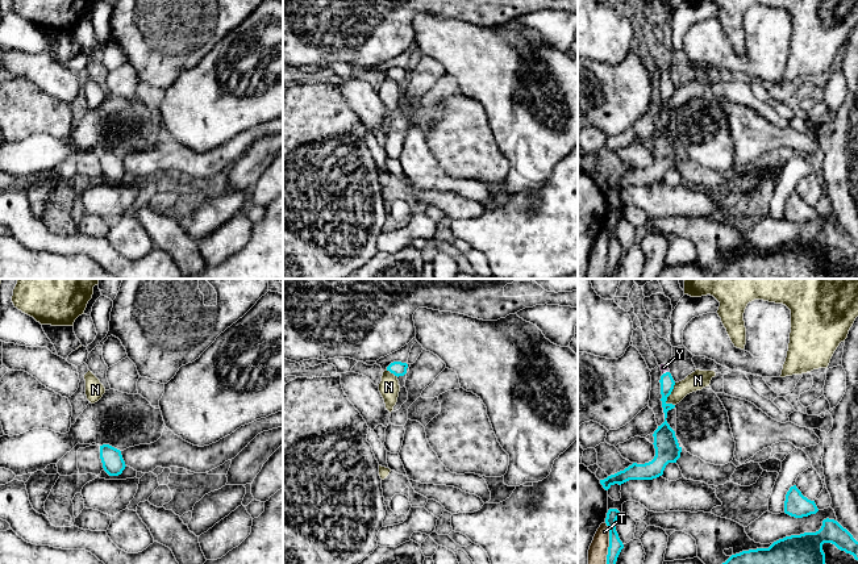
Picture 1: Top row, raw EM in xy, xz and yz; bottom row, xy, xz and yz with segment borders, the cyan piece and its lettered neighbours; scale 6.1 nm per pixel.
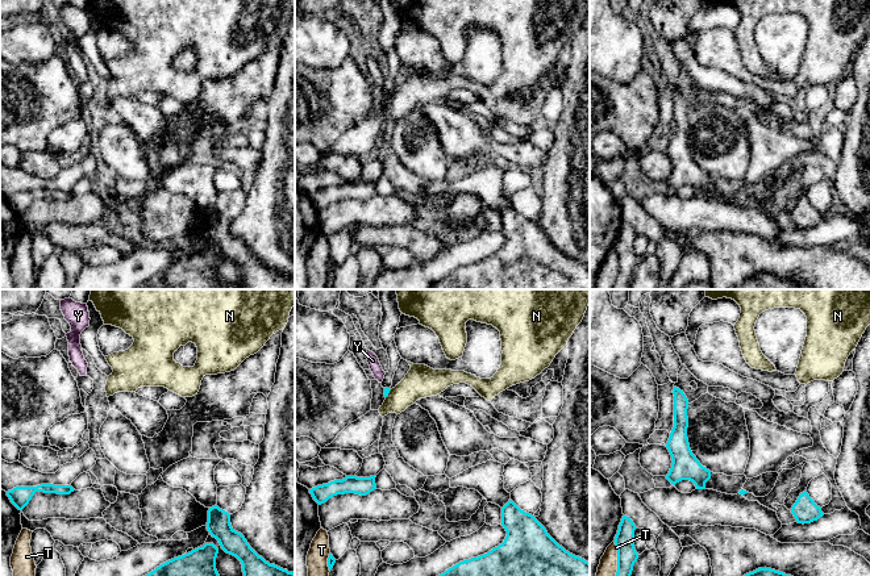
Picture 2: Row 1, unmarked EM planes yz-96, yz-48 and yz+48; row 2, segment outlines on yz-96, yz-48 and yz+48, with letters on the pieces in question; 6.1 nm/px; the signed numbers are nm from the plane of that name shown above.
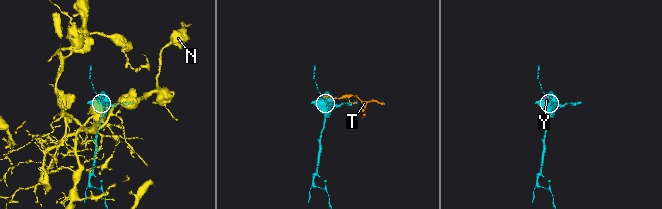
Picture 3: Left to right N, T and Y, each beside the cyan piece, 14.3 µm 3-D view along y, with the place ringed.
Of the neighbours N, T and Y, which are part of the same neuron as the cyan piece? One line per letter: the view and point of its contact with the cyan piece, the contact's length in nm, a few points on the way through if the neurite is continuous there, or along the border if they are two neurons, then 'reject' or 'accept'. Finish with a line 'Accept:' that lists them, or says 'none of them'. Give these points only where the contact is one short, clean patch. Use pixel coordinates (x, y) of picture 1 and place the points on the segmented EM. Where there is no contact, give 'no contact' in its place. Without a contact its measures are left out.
N: contact yz (670, 393); length 150 nm; border yz (675, 383), (666, 404); reject
T: contact yz (609, 543); length 260 nm; border yz (604, 522), (608, 529), (607, 563); reject
Y: contact yz (666, 372); length 50 nm; way yz (667, 383), (666, 372), (663, 367); accept
Accept: Y

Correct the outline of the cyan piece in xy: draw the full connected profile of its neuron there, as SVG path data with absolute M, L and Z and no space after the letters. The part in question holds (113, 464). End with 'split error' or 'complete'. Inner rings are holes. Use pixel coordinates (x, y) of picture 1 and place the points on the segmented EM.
M109 444L100 446L100 459L101 459L104 471L109 476L121 475L126 467L122 459L121 451Z; complete

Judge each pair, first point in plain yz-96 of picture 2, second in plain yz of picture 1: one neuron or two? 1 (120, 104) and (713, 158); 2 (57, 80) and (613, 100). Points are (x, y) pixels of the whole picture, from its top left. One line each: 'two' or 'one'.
1: two
2: one

